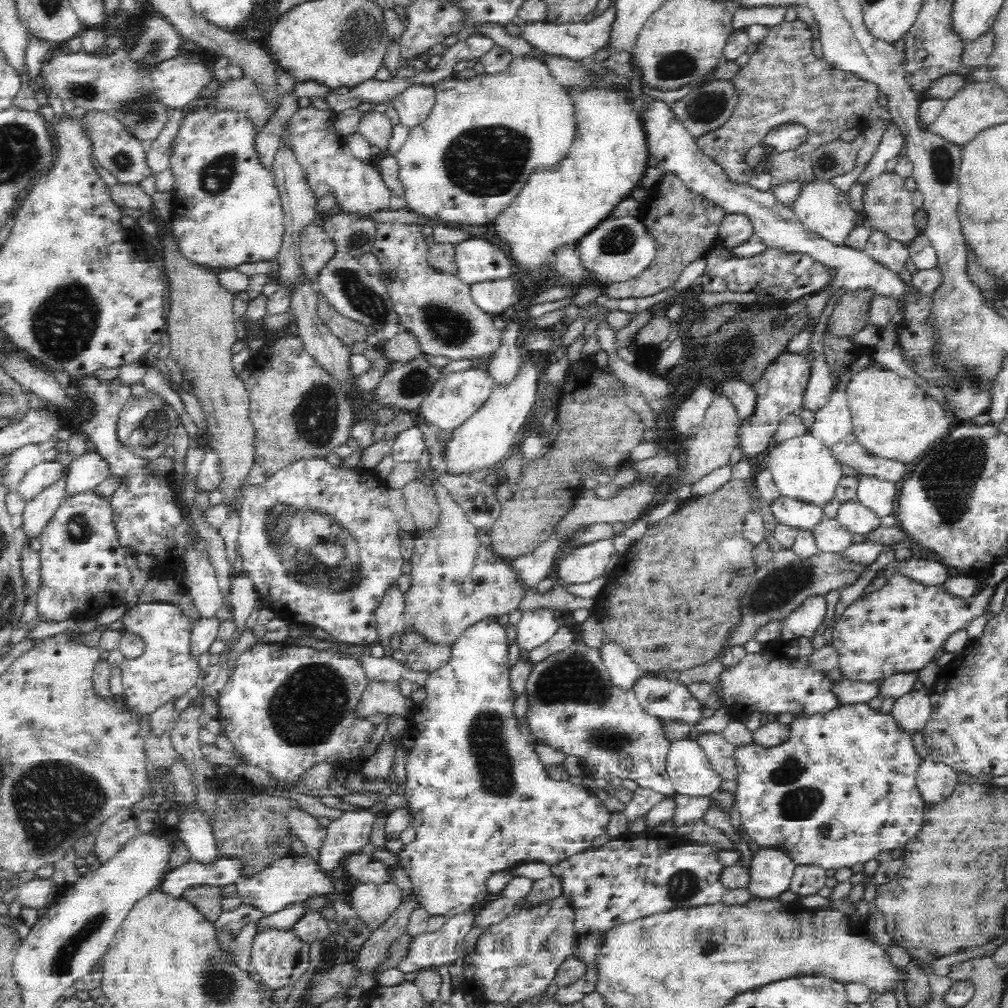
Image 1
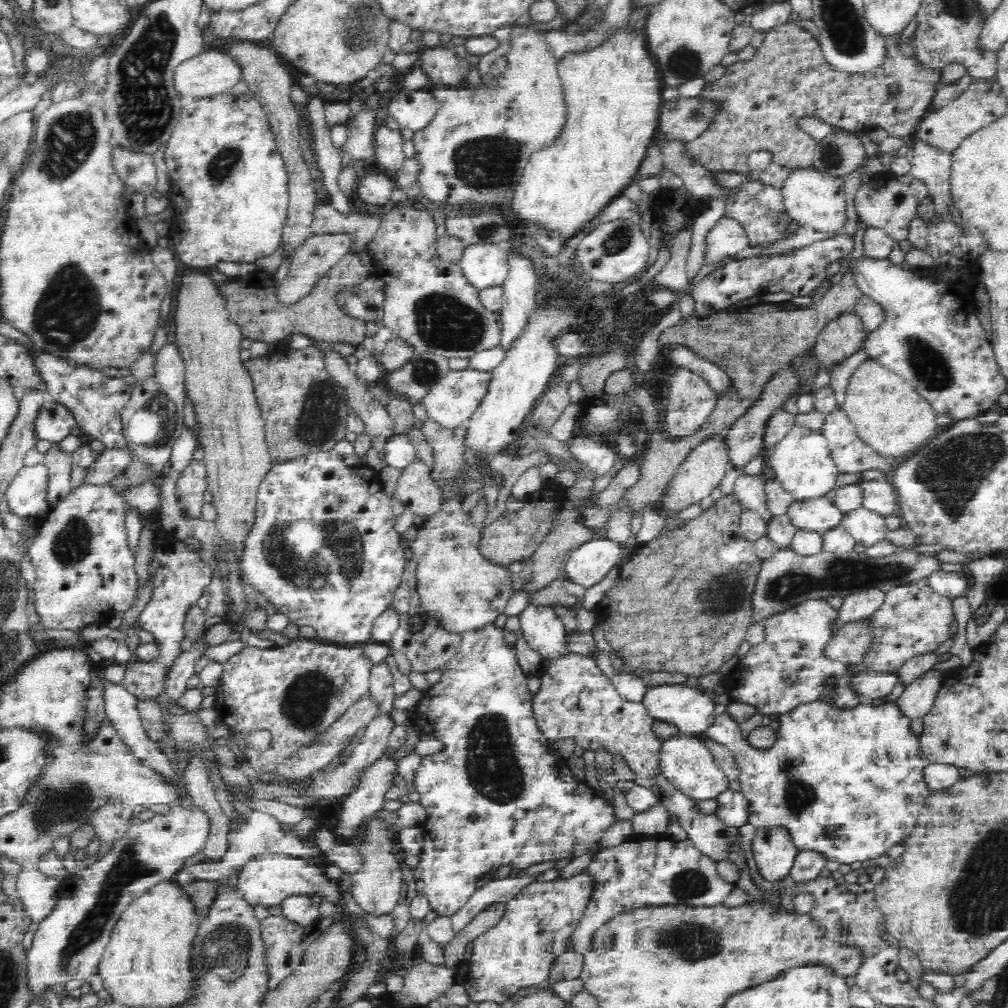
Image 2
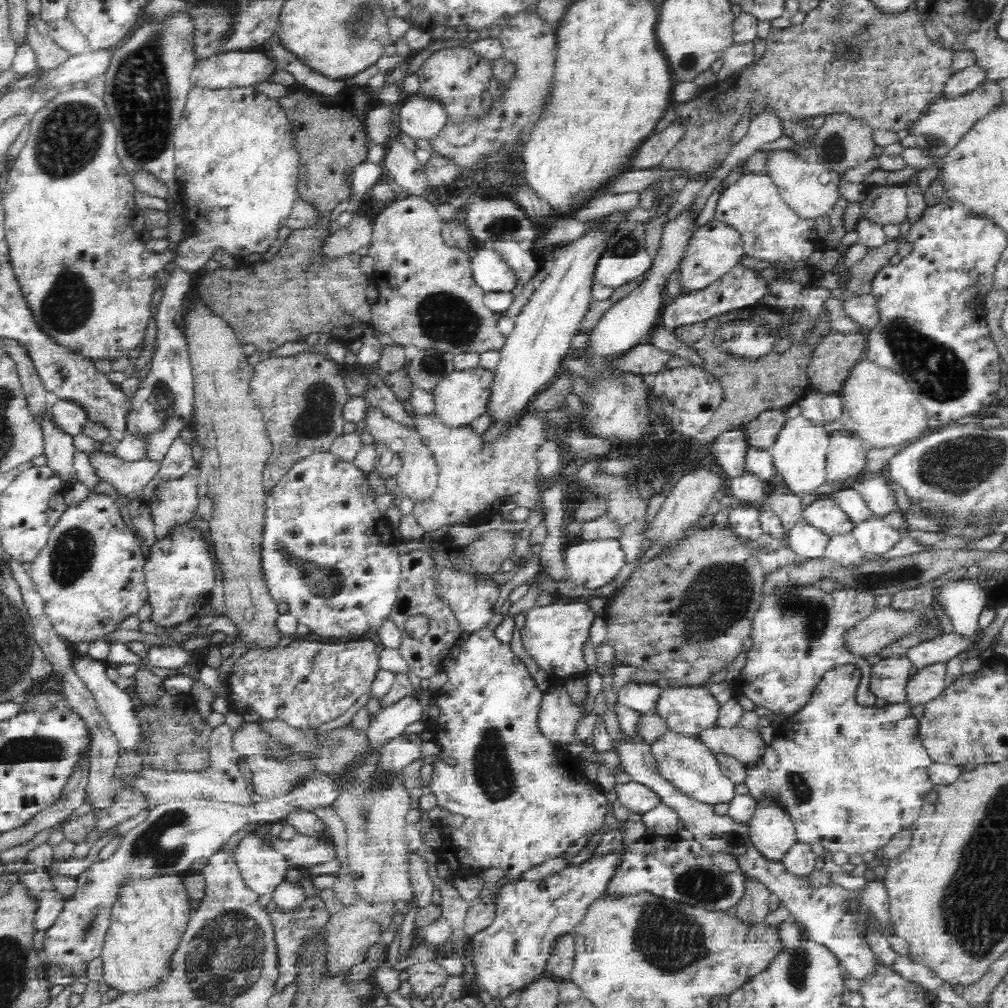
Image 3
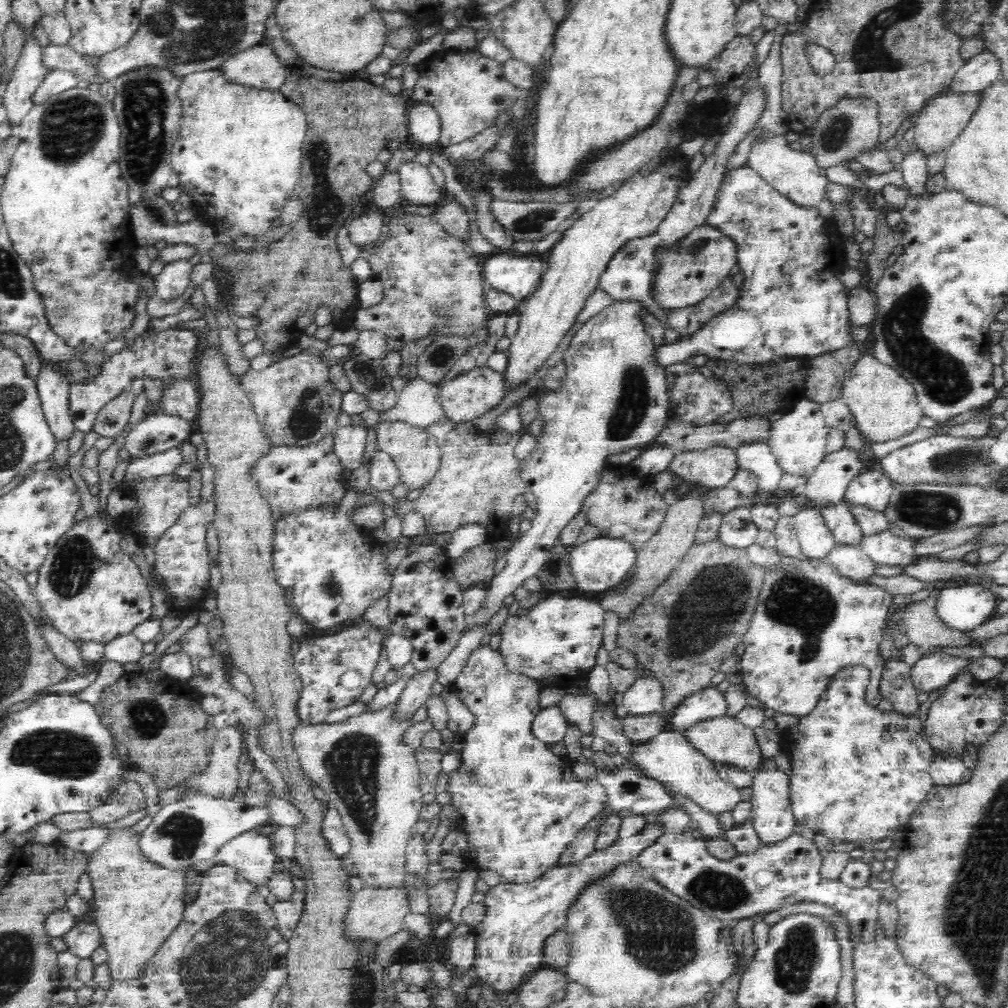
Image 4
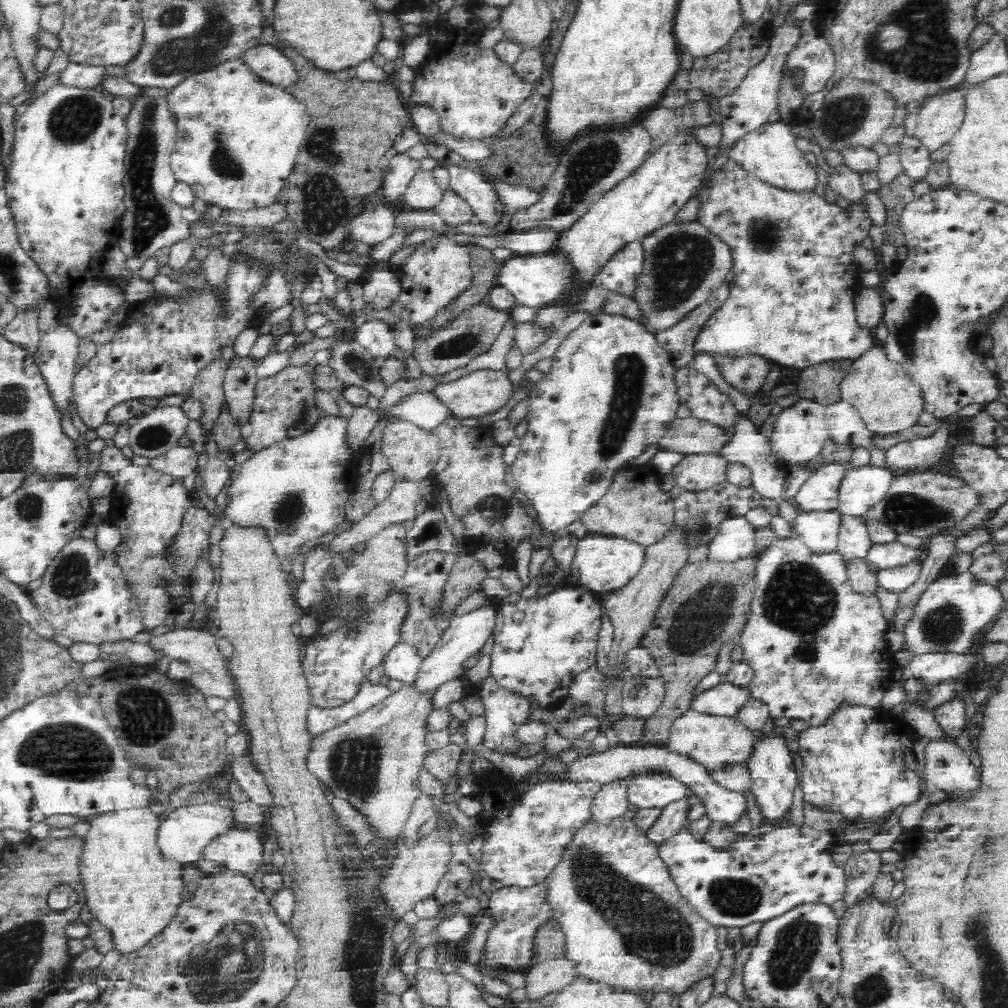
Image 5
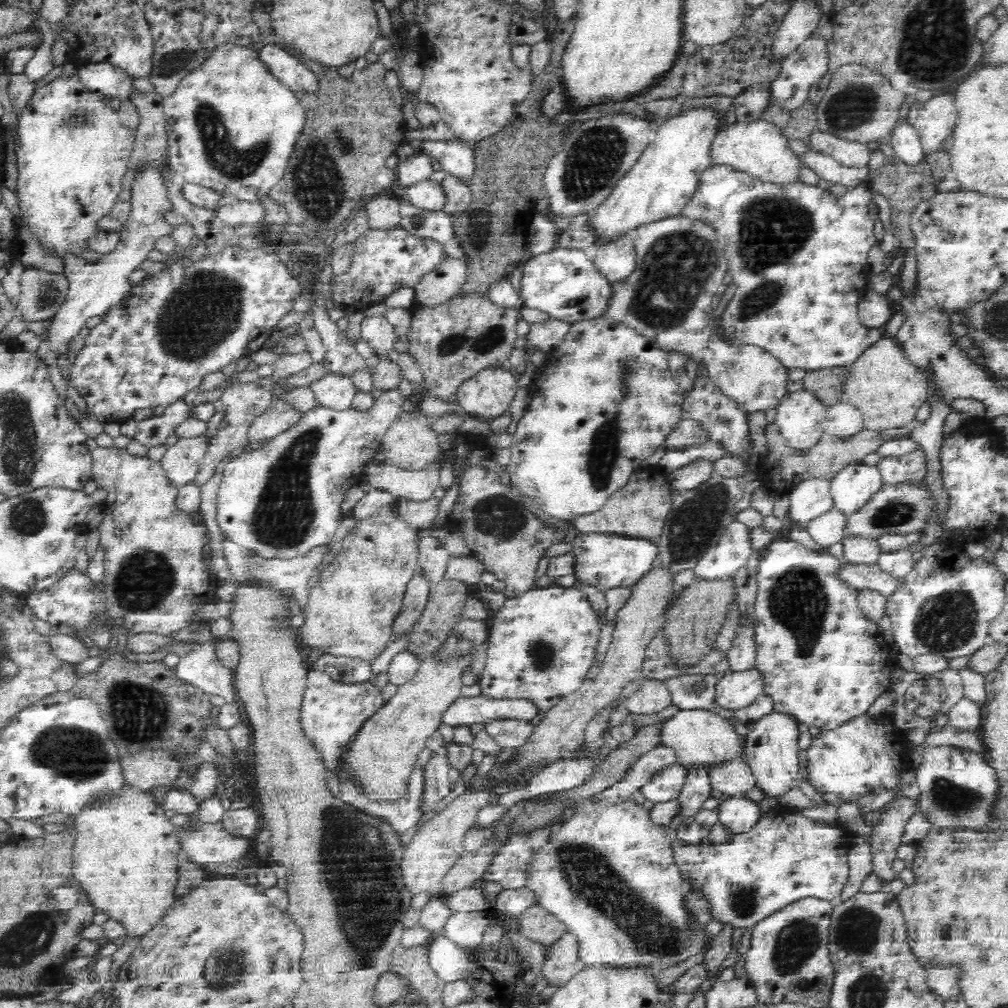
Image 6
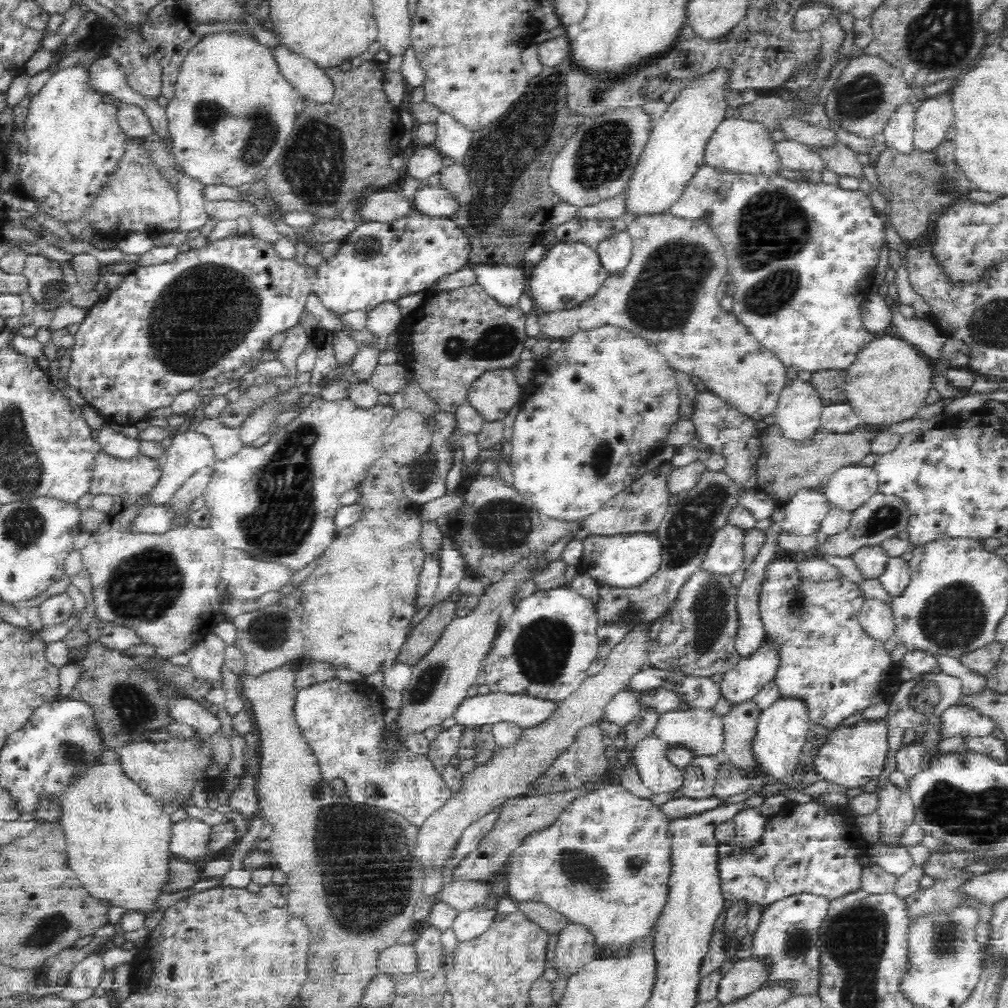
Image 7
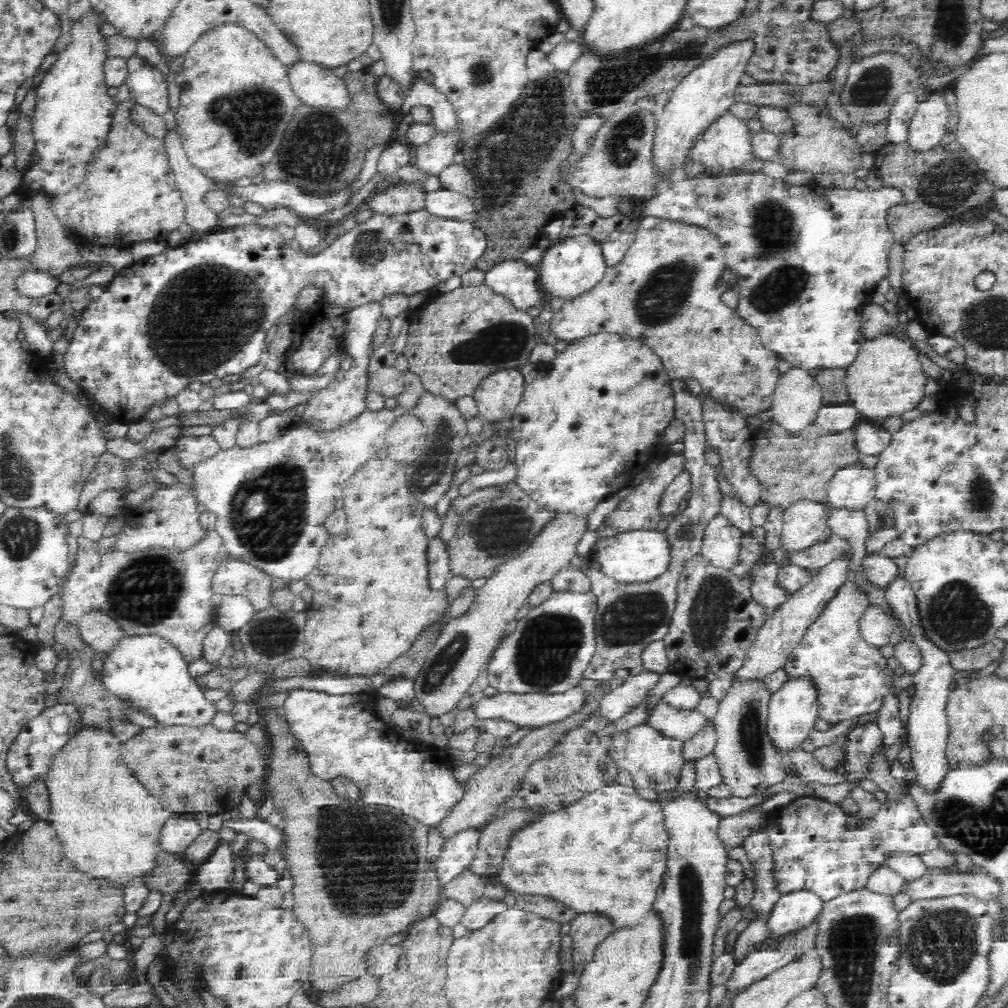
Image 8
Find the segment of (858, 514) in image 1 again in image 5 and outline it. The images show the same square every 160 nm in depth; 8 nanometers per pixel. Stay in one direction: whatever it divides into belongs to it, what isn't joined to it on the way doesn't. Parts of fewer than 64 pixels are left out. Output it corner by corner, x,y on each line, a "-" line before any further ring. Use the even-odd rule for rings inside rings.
899,541
892,544
872,544
866,562
880,569
894,568
910,564
912,560
917,559
919,553
920,550
907,547

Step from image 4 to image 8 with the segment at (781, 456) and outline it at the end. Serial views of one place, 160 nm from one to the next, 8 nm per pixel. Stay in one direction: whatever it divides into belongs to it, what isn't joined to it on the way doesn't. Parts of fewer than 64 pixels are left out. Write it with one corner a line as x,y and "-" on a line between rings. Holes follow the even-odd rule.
792,367
779,376
769,409
773,420
793,434
815,422
822,400
818,381
808,371

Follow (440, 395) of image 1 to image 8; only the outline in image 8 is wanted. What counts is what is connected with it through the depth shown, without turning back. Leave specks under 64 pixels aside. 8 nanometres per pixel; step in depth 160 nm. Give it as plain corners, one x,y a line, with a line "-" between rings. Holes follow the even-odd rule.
516,368
499,371
484,378
473,394
478,415
492,424
512,419
525,385
524,376

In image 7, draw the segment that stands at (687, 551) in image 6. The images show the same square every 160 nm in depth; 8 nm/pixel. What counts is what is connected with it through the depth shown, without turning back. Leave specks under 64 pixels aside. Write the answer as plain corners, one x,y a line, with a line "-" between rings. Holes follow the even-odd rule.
705,468
700,480
688,491
686,497
676,505
669,506
658,527
656,535
663,548
660,570
637,587
618,588
608,586
606,583
598,584
599,597
595,607
597,637
600,644
595,660
588,667
588,677
602,672
612,649
616,648
636,627
649,631
652,624
670,610
684,581
700,568
715,532
727,523
727,516
738,506
735,497
738,491
744,490
736,486
723,471
720,473

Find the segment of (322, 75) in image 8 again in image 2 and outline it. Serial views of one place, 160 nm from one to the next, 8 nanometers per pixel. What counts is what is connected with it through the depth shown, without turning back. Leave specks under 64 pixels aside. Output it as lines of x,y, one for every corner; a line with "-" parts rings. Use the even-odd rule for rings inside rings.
205,49
176,68
176,91
184,103
229,91
243,80
240,61
230,53

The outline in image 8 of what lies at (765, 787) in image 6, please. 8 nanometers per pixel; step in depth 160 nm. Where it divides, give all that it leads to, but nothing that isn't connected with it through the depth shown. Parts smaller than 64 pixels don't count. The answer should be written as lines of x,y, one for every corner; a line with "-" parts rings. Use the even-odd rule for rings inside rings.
811,676
788,677
778,690
771,693
768,731
774,745
782,751
785,759
788,758
788,752
802,745
814,729
815,721
819,717
818,708
818,689

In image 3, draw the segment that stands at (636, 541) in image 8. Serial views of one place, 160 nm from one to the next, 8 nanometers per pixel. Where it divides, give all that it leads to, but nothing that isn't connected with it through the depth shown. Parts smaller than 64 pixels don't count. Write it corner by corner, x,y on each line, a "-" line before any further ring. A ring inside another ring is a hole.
617,538
571,541
563,555
566,574
586,590
610,584
626,566
626,555

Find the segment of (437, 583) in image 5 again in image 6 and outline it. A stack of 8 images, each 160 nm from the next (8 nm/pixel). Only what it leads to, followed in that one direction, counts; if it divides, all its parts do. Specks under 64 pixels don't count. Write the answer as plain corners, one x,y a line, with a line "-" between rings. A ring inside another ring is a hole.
434,536
419,538
418,552
419,566
424,569
424,575
430,579
432,584
440,582
451,556
450,552

